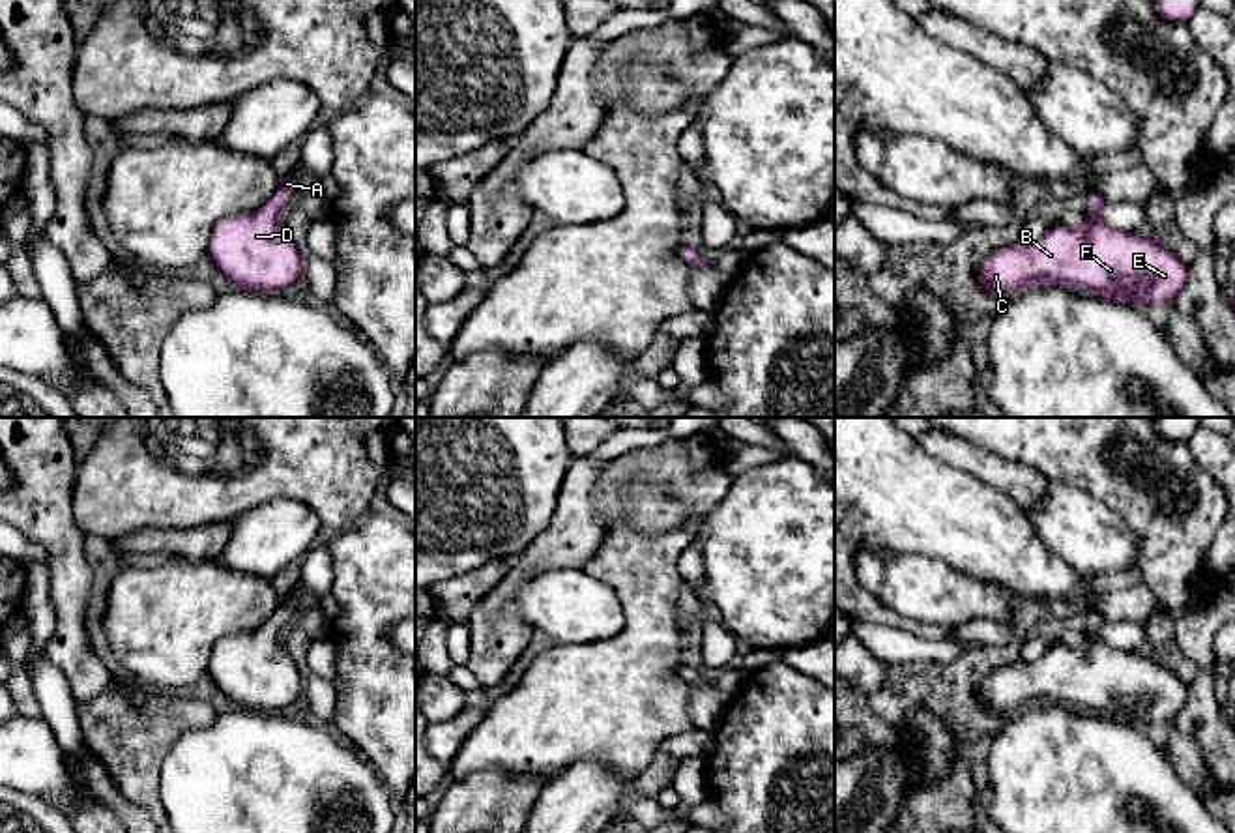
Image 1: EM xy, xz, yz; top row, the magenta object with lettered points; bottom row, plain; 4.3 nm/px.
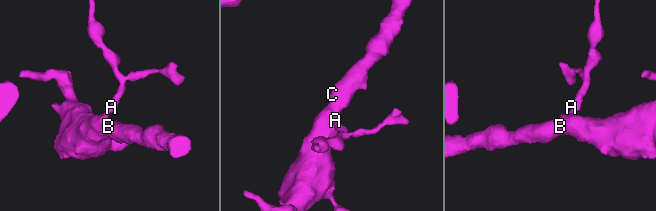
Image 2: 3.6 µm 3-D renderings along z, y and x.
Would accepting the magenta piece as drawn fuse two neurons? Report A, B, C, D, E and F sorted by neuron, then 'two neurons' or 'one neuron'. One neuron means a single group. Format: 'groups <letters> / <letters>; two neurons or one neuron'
groups A B C D E F; one neuron

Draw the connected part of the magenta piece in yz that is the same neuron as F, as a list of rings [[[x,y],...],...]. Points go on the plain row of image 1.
[[[1093,610],[1085,646],[1055,644],[1033,663],[1018,659],[994,668],[975,691],[979,704],[1010,715],[1035,704],[1061,704],[1130,724],[1175,721],[1190,685],[1140,650],[1108,646],[1098,635],[1102,623],[1104,616]]]

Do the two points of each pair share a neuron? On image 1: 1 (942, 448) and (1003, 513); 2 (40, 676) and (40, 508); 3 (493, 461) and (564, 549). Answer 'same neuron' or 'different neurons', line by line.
1: different neurons
2: different neurons
3: different neurons

